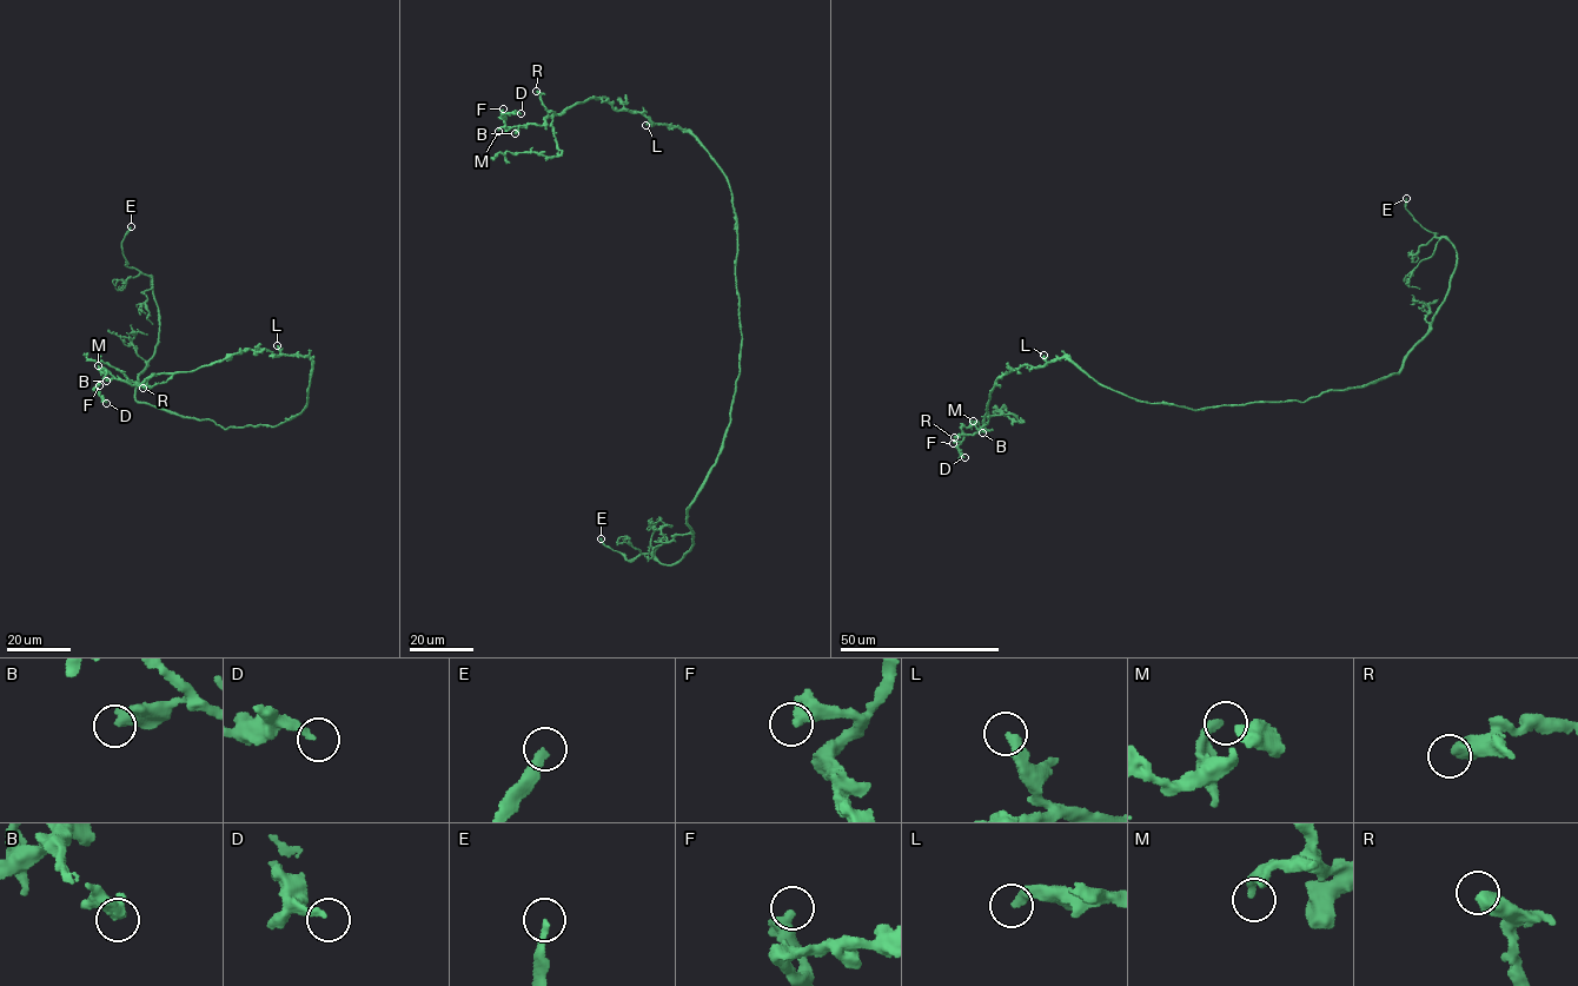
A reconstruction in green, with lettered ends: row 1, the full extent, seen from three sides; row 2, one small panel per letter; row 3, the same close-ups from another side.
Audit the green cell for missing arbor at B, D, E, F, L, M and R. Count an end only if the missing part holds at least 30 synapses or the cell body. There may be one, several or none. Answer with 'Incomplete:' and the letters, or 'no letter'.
Incomplete: E, L

